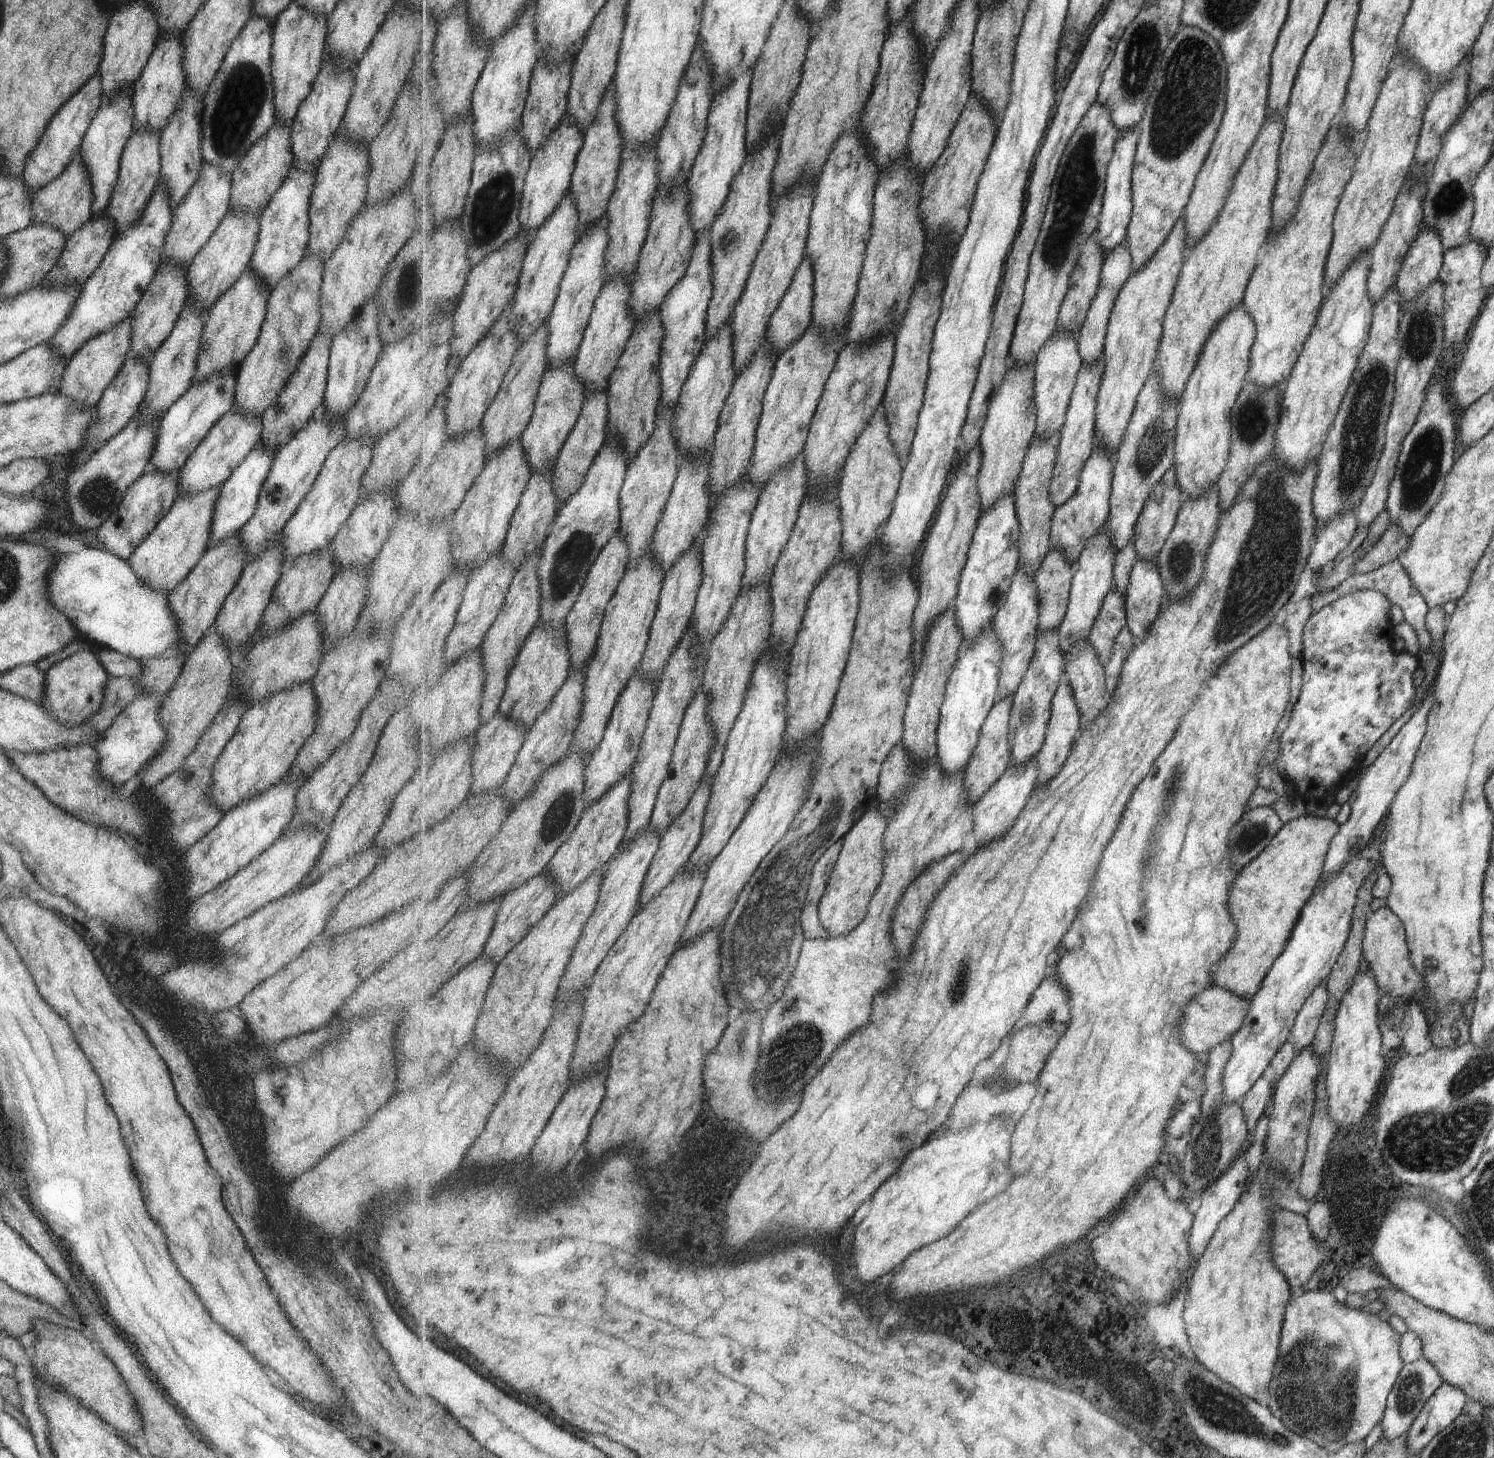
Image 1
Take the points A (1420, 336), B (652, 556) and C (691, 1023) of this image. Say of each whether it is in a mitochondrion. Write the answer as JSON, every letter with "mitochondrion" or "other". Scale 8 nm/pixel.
{"A":"mitochondrion","B":"other","C":"other"}

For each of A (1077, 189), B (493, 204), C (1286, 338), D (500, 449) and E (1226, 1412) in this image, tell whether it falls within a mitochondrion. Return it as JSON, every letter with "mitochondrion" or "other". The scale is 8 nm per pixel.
{"A":"mitochondrion","B":"mitochondrion","C":"other","D":"other","E":"mitochondrion"}

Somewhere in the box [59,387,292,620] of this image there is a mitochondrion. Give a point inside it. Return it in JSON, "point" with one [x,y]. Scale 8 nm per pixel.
{"point":[97,496]}

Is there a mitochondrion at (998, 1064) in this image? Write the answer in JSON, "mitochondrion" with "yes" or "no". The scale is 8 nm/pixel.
{"mitochondrion":"no"}

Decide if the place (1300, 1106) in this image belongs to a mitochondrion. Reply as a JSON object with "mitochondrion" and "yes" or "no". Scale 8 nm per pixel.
{"mitochondrion":"yes"}

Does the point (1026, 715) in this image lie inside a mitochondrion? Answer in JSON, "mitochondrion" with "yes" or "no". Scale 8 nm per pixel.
{"mitochondrion":"yes"}

